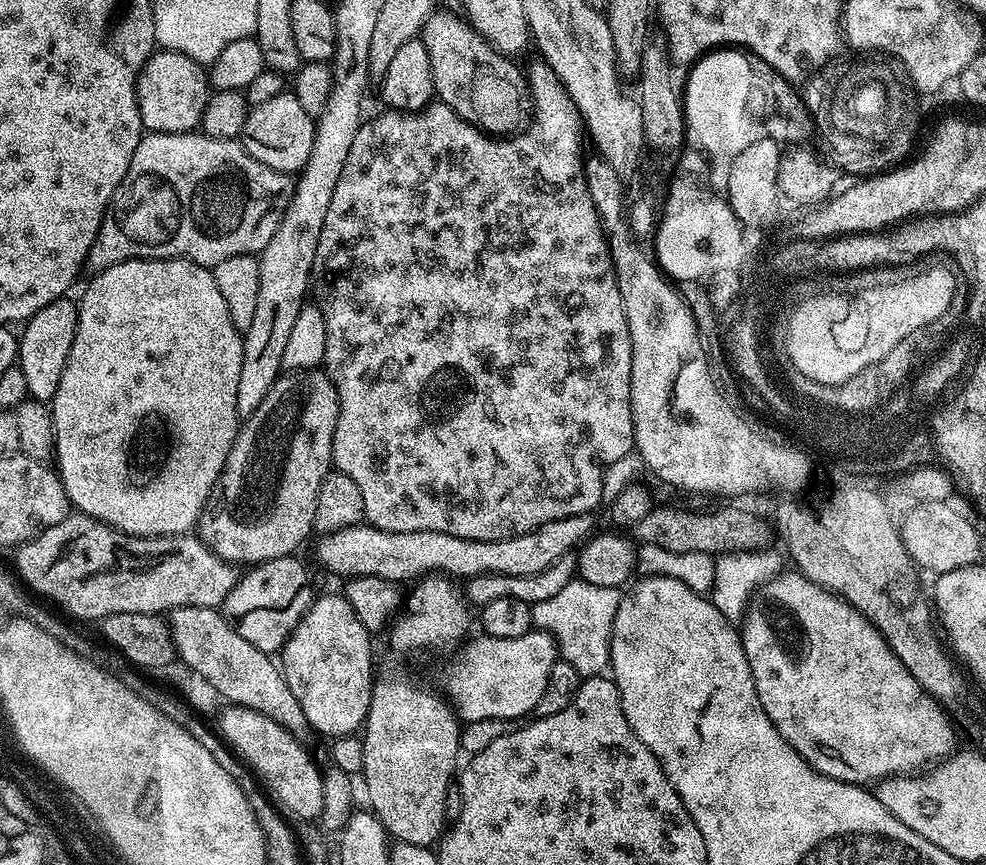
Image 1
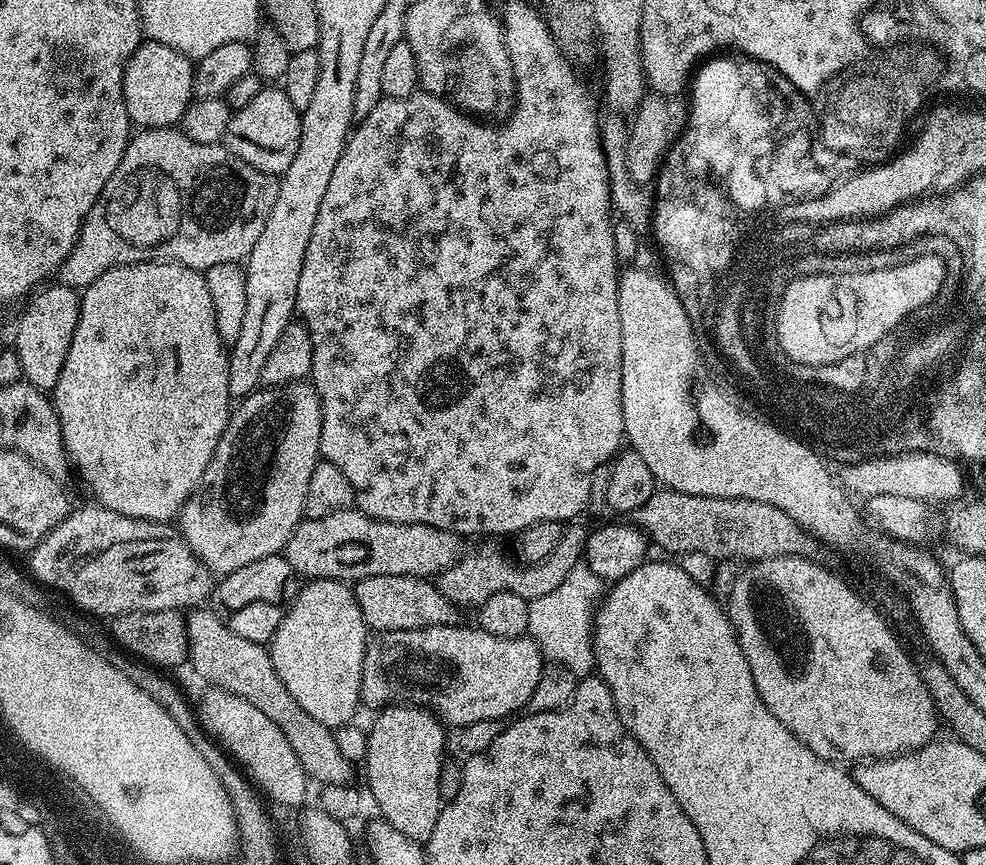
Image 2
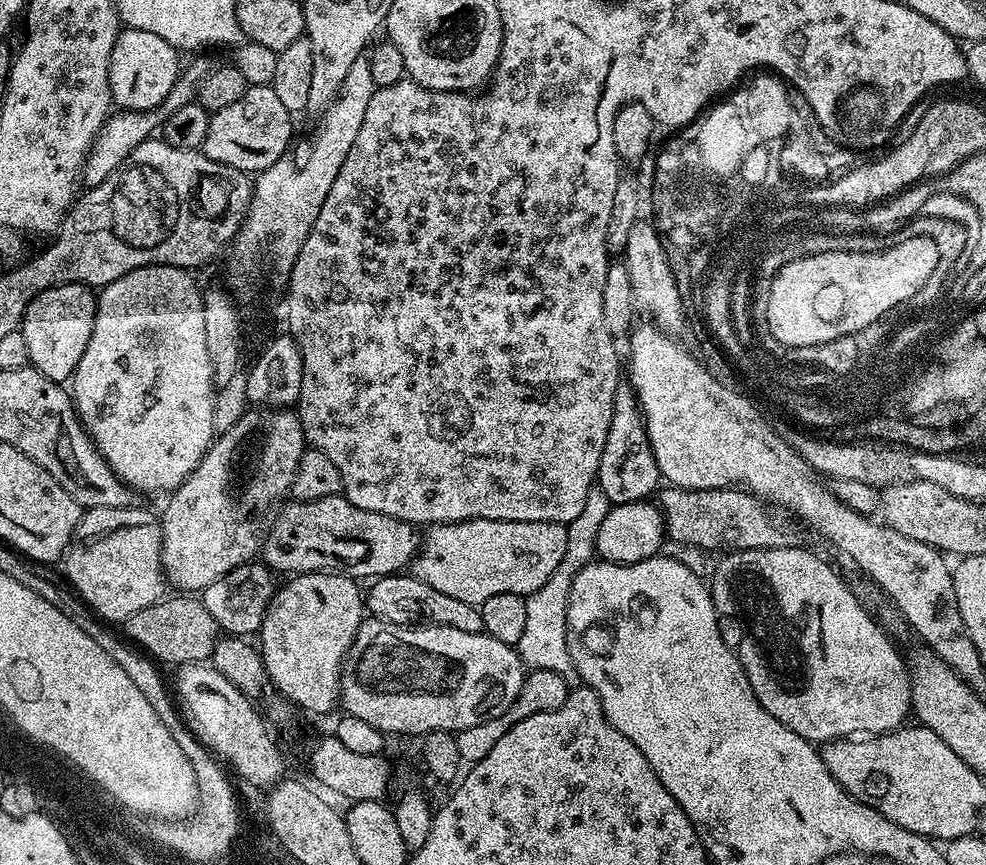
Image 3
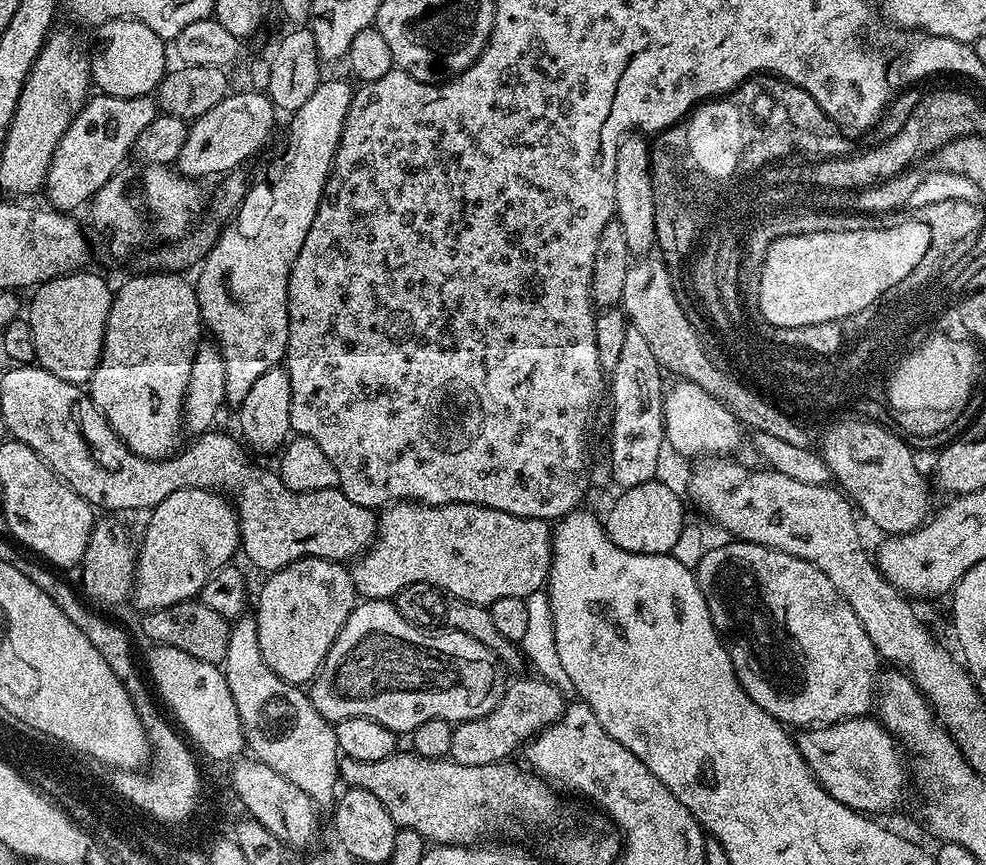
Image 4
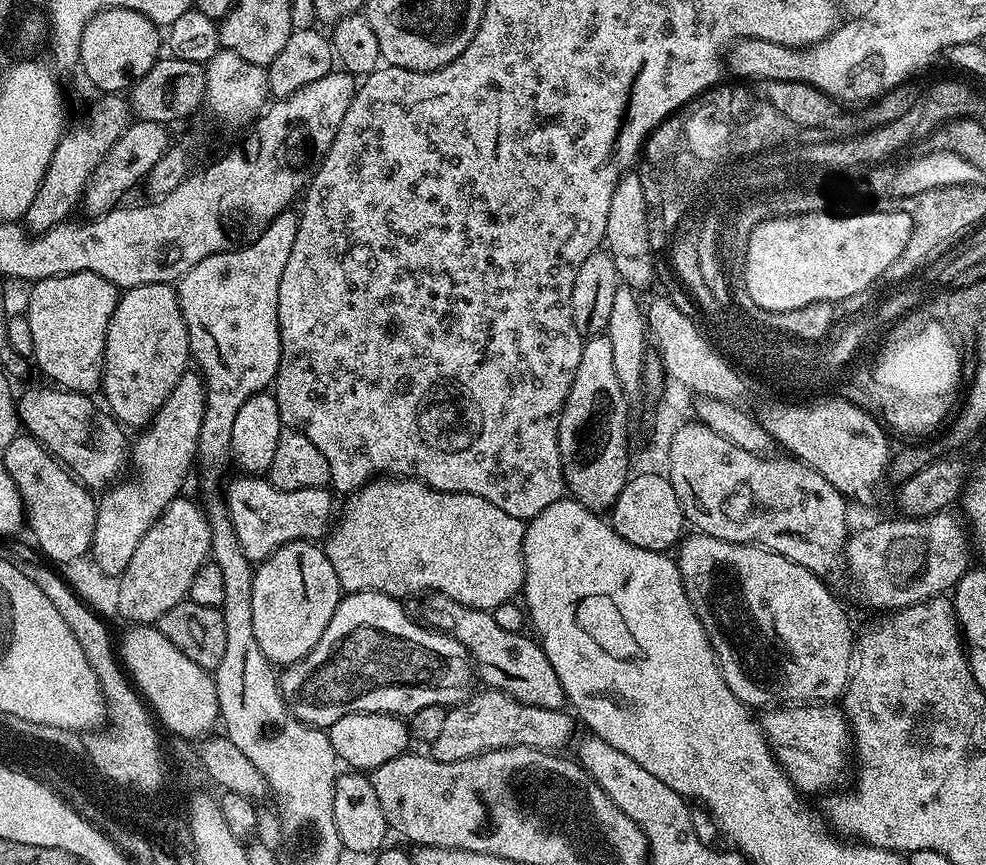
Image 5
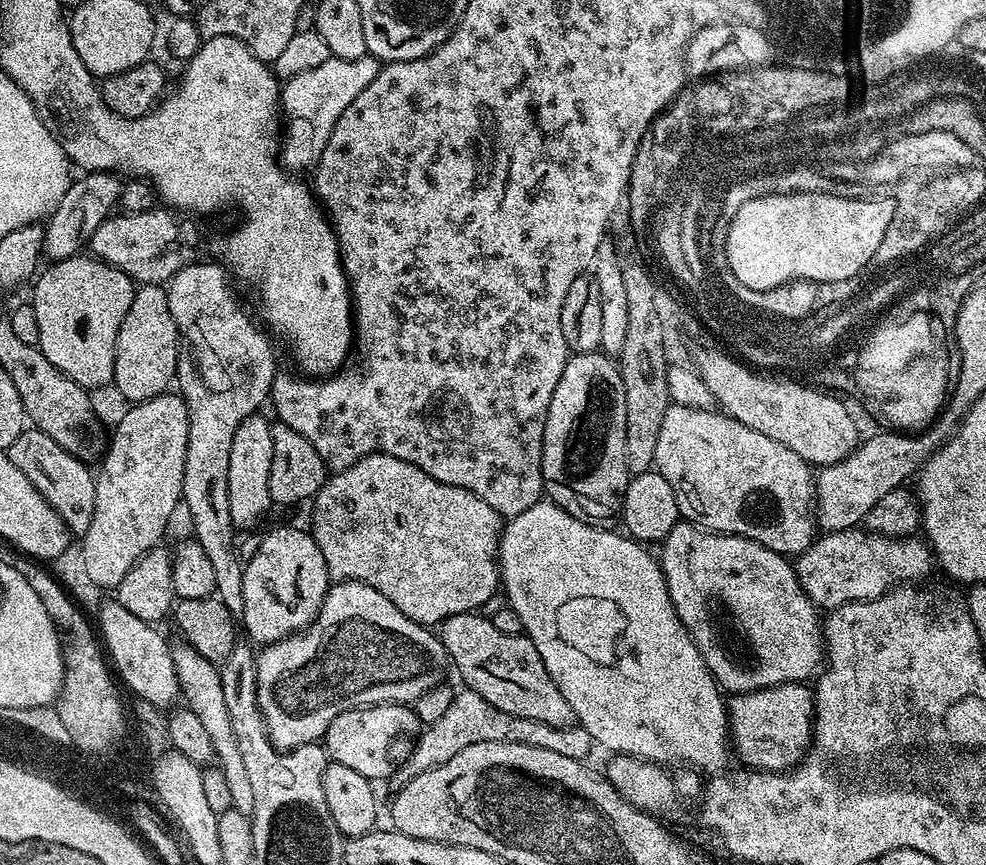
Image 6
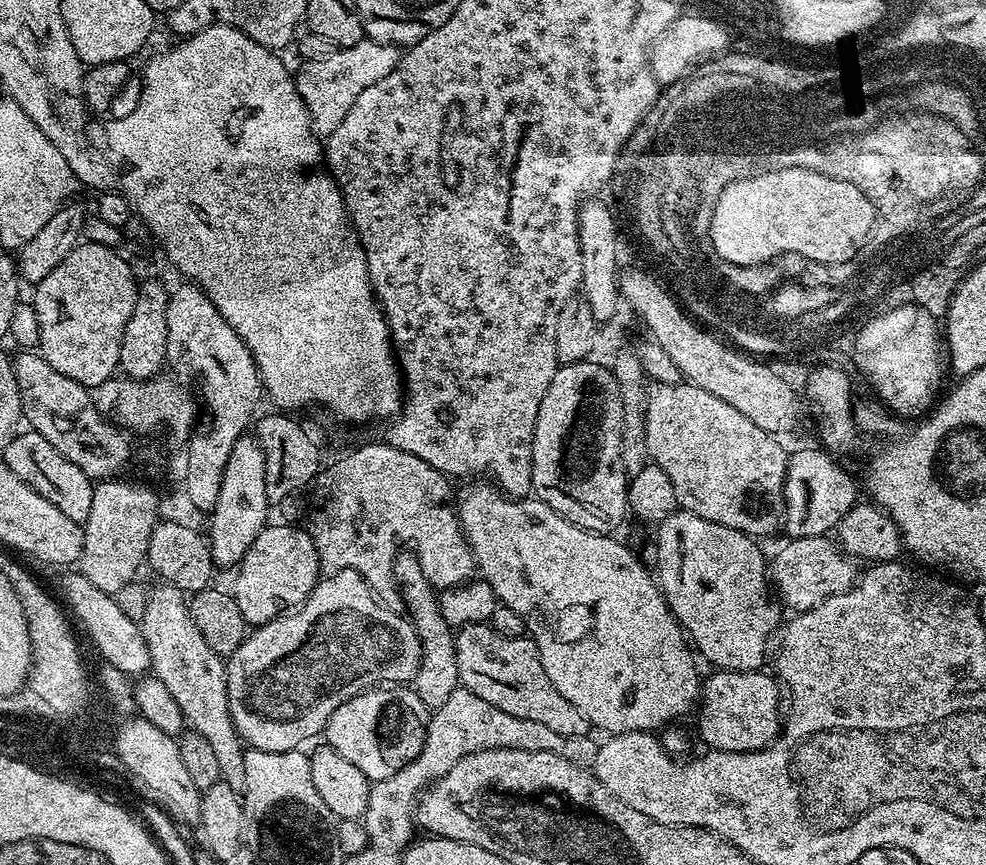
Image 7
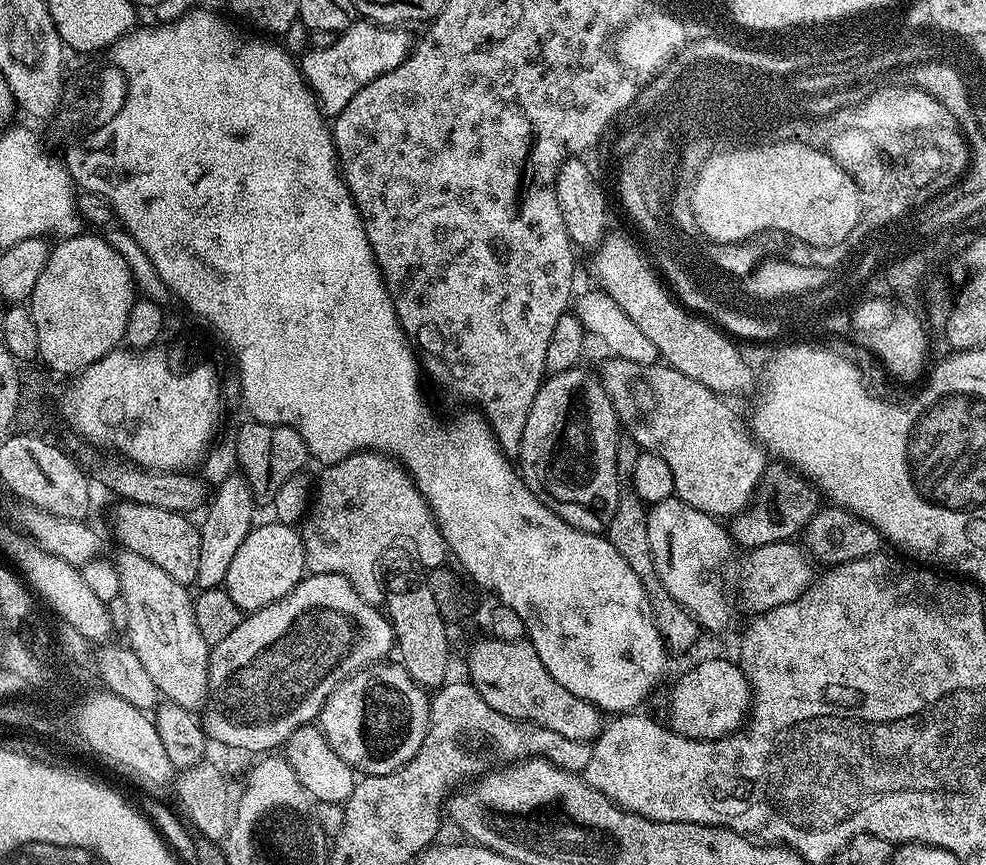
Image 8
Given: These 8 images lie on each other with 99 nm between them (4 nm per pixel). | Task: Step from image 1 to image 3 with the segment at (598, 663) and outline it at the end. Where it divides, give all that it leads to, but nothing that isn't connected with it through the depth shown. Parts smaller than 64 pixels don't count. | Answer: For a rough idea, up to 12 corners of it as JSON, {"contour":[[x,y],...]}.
{"contour":[[598,486],[568,526],[566,558],[526,597],[525,669],[582,681],[566,642],[570,586],[613,504]]}

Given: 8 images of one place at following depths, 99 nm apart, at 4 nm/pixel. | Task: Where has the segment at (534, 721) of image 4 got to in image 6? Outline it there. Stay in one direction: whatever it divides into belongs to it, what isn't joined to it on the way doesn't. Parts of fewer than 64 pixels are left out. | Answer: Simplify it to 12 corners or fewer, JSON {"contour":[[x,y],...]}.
{"contour":[[457,691],[420,733],[409,777],[474,742],[518,742],[587,761],[582,727],[555,728]]}

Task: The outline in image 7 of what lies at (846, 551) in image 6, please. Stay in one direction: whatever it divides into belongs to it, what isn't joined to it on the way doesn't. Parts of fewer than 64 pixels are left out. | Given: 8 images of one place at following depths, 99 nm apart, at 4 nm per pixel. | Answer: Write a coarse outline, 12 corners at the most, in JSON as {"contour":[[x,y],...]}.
{"contour":[[797,536],[770,560],[785,609],[855,585],[857,561],[828,536]]}

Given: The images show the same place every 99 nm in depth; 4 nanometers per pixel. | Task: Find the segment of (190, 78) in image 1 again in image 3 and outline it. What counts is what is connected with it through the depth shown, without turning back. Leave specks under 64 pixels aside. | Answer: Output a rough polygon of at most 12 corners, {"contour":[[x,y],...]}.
{"contour":[[125,27],[110,54],[113,105],[157,108],[174,90],[181,53]]}

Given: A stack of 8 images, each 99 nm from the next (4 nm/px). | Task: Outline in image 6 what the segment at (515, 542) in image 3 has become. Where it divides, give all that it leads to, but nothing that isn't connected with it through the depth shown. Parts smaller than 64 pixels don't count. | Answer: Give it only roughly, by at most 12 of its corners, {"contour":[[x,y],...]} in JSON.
{"contour":[[375,452],[310,531],[333,581],[425,626],[501,587],[502,517]]}

